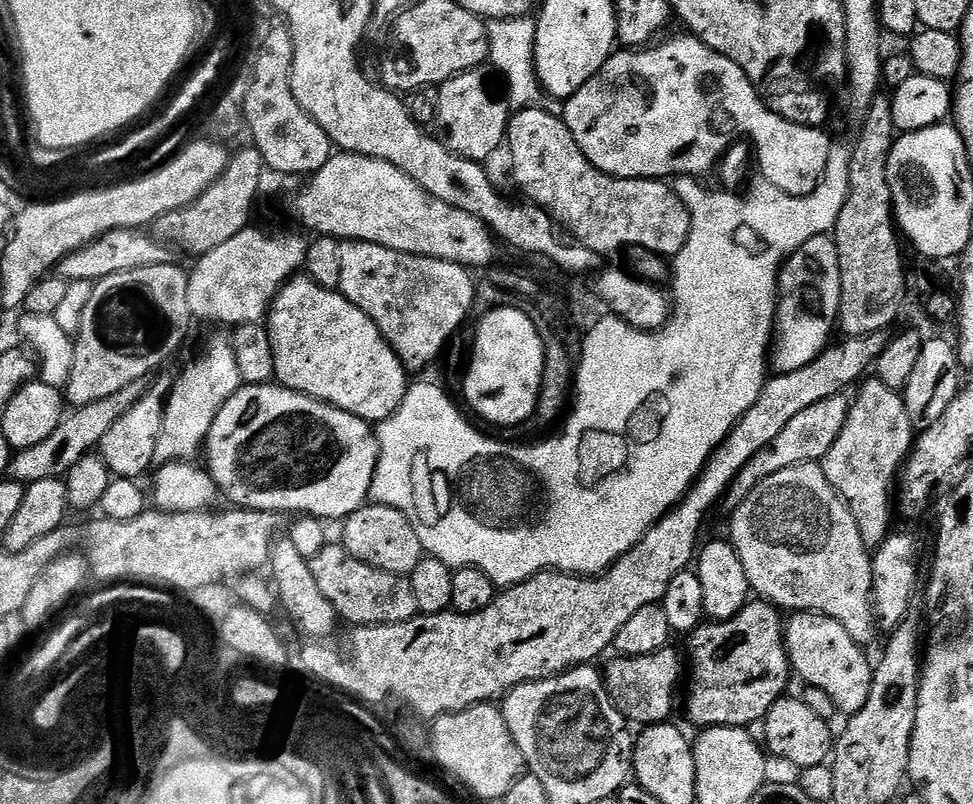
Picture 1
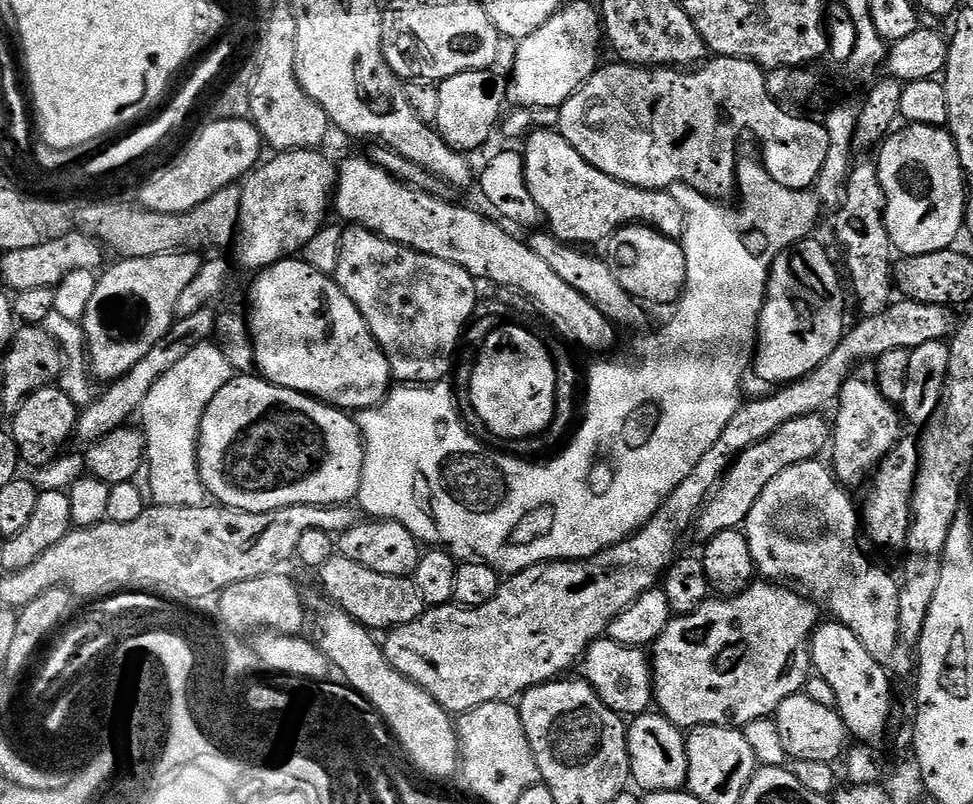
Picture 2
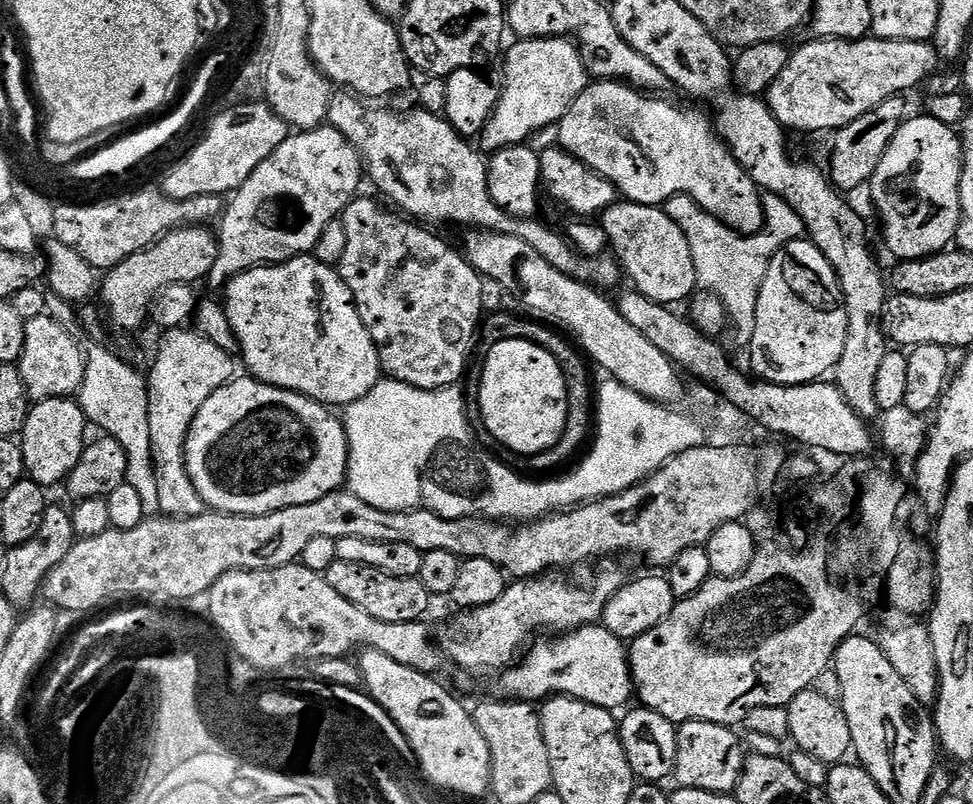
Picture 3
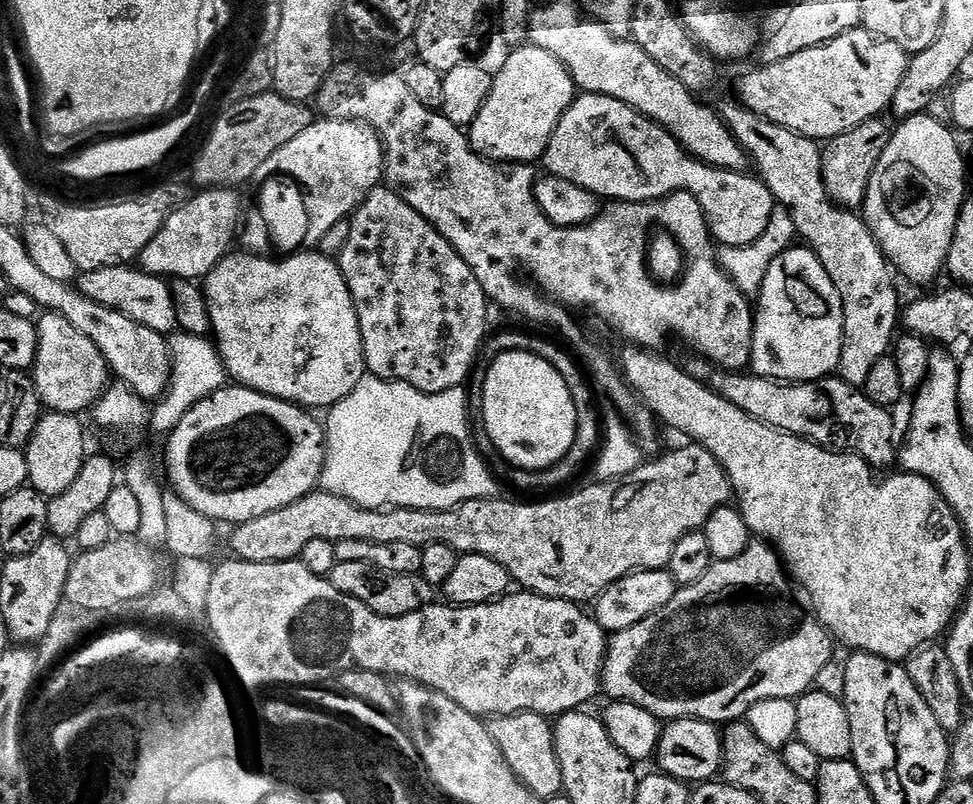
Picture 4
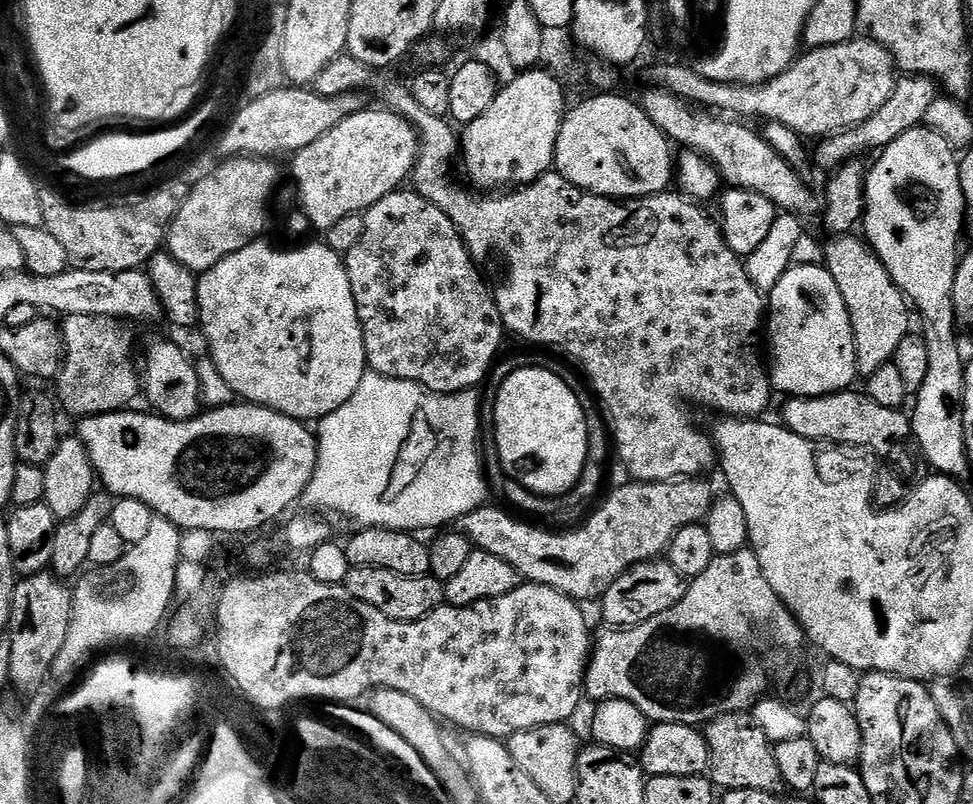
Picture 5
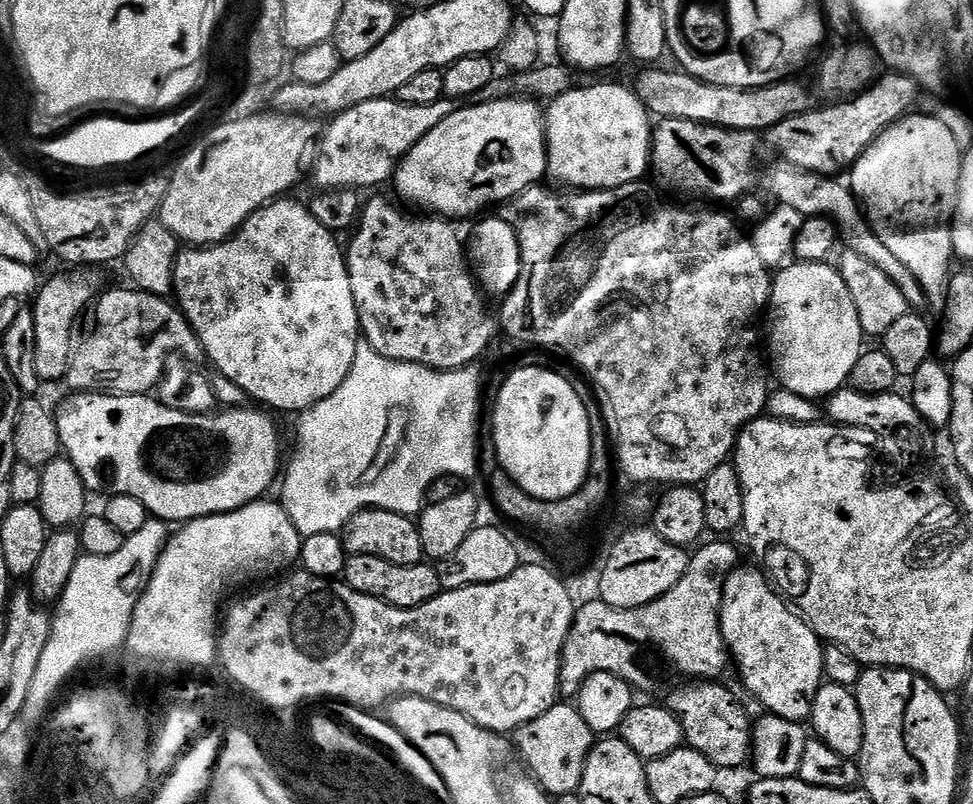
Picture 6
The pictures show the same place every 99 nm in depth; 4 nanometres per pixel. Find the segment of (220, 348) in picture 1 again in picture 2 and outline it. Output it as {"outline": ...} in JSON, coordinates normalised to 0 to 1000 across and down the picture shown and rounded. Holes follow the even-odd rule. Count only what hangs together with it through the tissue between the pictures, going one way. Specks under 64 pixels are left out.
{"outline":[[[215,425],[208,430],[199,430],[191,445],[187,445],[180,451],[162,475],[154,484],[154,490],[150,490],[150,500],[146,500],[142,514],[143,526],[146,529],[148,539],[148,565],[150,568],[150,586],[152,588],[151,616],[157,628],[165,627],[176,632],[208,632],[215,626],[214,611],[210,608],[210,601],[206,593],[206,581],[201,573],[201,551],[206,549],[206,531],[208,520],[220,500],[220,490],[228,485],[240,471],[240,464],[236,450],[232,450],[232,440],[221,425]]]}

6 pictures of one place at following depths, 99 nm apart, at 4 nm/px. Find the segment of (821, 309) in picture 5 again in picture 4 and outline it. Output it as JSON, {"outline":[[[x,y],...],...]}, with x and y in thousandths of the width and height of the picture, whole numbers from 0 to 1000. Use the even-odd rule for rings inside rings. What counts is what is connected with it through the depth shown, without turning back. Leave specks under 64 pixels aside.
{"outline":[[[812,306],[793,323],[787,346],[779,359],[779,376],[775,383],[772,433],[772,461],[778,466],[803,476],[835,475],[856,466],[864,448],[867,419],[865,373],[860,357],[854,350],[849,333],[828,306]]]}

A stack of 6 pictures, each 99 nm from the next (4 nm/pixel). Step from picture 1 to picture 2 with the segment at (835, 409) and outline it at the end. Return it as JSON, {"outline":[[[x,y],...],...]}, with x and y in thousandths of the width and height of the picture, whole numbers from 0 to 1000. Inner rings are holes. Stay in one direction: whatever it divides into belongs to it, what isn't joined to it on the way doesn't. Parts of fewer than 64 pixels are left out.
{"outline":[[[836,515],[819,522],[808,525],[795,535],[783,550],[771,555],[755,572],[751,573],[744,596],[740,598],[734,616],[719,633],[713,653],[713,667],[719,674],[734,669],[734,664],[742,664],[742,659],[760,658],[765,647],[775,634],[775,624],[779,624],[783,609],[804,590],[804,585],[812,585],[812,580],[820,580],[829,572],[838,572],[853,552],[853,527],[846,522],[846,516]]]}

